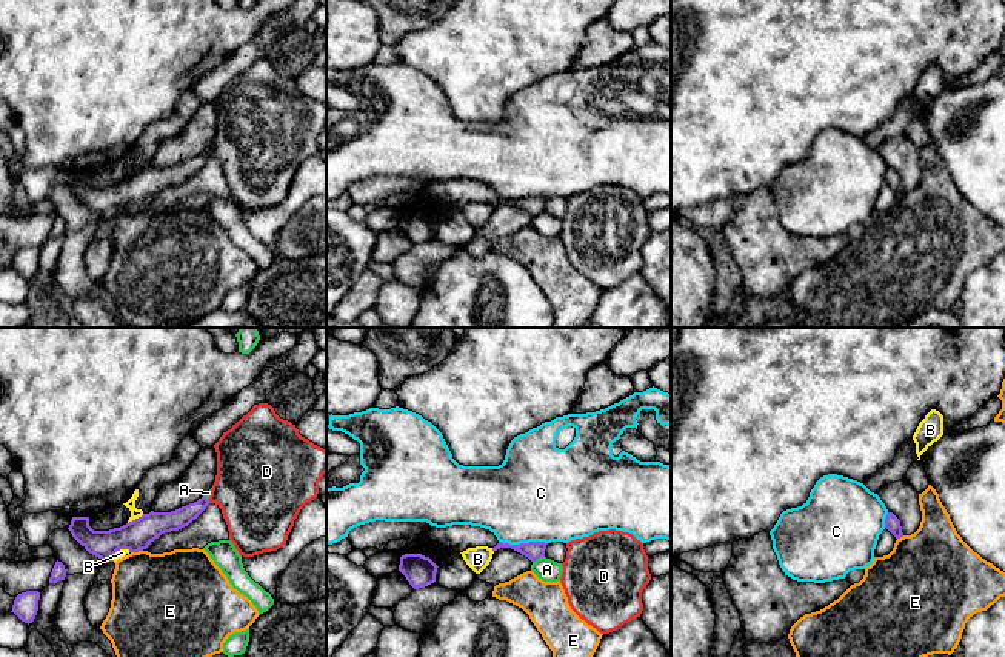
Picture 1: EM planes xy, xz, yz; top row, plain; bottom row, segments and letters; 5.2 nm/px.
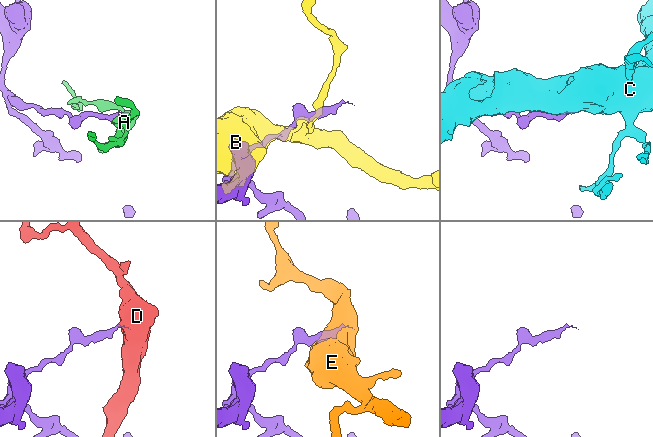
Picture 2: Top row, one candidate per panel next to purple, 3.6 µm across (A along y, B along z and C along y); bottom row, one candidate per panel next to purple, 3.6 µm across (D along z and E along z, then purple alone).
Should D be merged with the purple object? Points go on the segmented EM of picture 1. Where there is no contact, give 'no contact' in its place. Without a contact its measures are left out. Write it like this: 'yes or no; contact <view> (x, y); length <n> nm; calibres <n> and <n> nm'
yes; contact xy (208, 500); length 30 nm; calibres 110 and 420 nm

